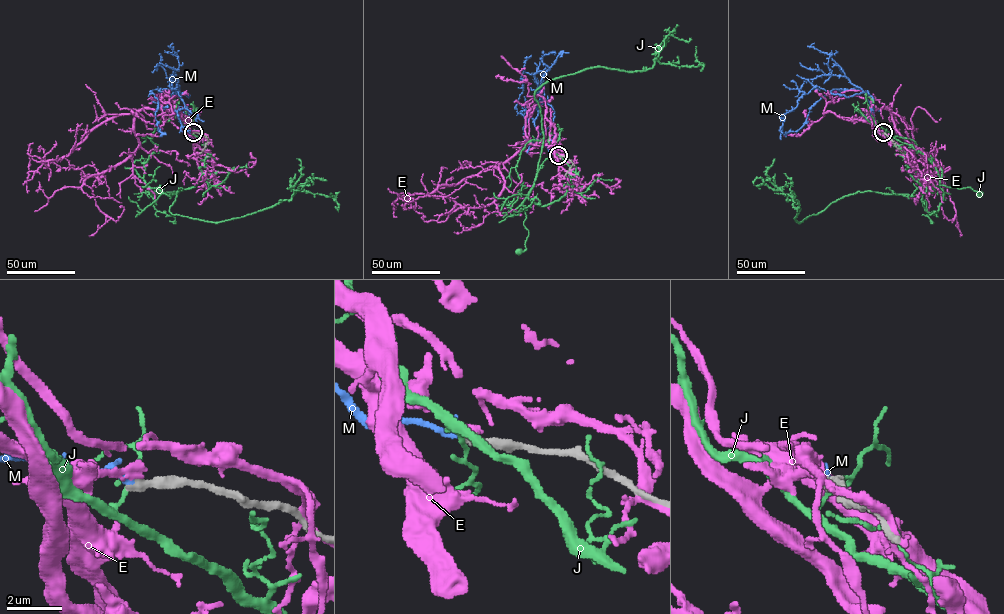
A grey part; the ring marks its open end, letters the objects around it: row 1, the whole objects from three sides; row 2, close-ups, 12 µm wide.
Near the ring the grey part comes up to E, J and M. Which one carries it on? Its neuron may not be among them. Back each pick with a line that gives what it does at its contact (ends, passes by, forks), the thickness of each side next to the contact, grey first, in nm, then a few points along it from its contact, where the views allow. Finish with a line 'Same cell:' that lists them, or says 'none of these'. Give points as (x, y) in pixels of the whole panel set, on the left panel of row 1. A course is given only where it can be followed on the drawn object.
M: it passes by; 360 nm thick on the grey side, 180 nm on the other; it runs (193, 132), (182, 126), (179, 107), (171, 95), (189, 95), (172, 89), (153, 89), (158, 130), (166, 134)
Same cell: M

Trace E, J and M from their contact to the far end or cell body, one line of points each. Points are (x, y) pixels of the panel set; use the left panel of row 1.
E: (193, 132), (166, 109), (135, 114), (139, 146), (92, 188), (96, 206), (114, 220), (124, 209), (120, 207)
J: (193, 132), (206, 153), (198, 182), (172, 192), (163, 192), (159, 185), (163, 189), (155, 194)
M: (193, 132), (182, 126), (179, 107), (171, 95), (189, 95), (172, 89), (153, 89), (158, 130), (166, 134)

